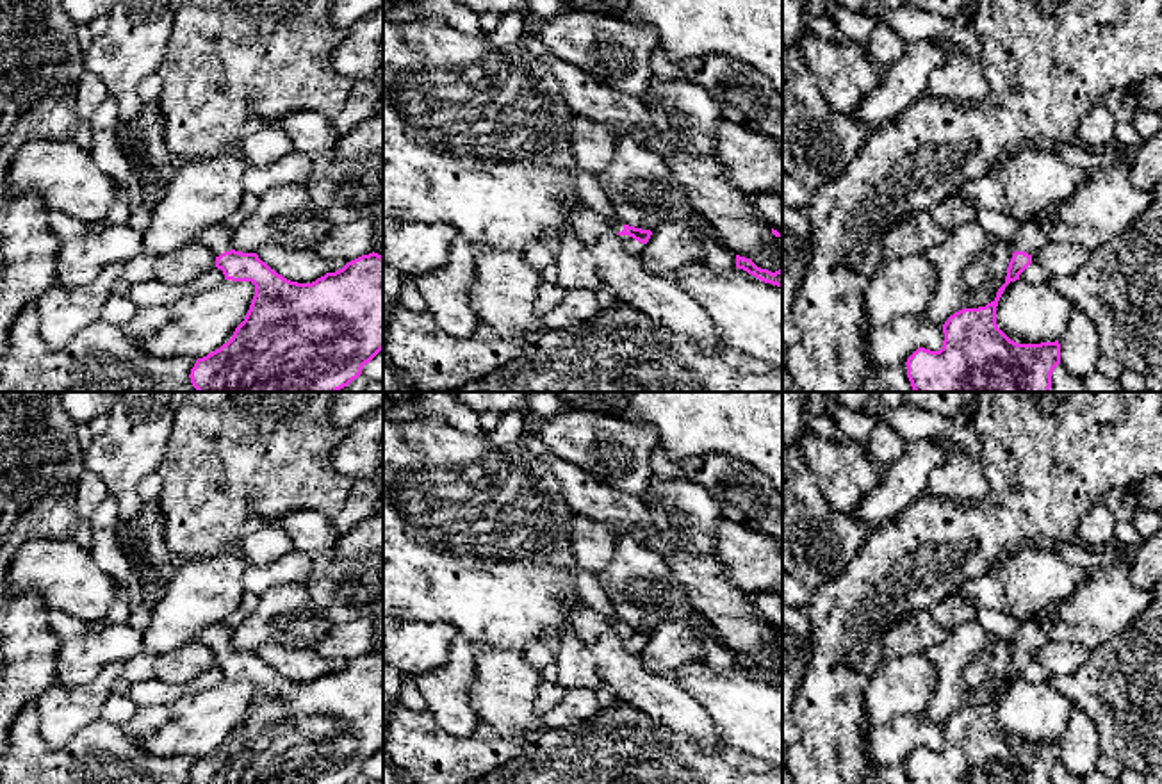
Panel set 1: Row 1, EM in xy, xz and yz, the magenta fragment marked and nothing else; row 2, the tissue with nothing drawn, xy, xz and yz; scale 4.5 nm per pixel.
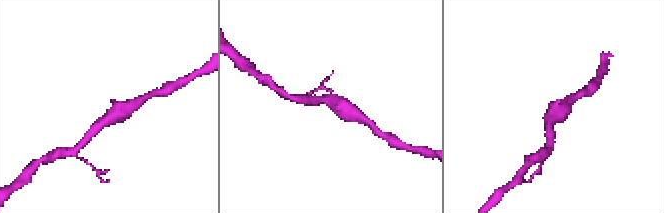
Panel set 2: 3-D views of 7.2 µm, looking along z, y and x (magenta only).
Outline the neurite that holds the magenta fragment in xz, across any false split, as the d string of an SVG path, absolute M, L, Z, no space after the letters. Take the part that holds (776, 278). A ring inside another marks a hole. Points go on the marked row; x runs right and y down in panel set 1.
M736 255L736 267L747 271L765 283L772 283L782 289L782 265L779 271L772 273L768 269L757 267L750 258Z

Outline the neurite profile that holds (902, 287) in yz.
M927 255L884 262L864 290L864 323L870 330L902 315L921 314L936 290L937 271Z

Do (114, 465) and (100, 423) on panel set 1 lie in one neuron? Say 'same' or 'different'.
same

